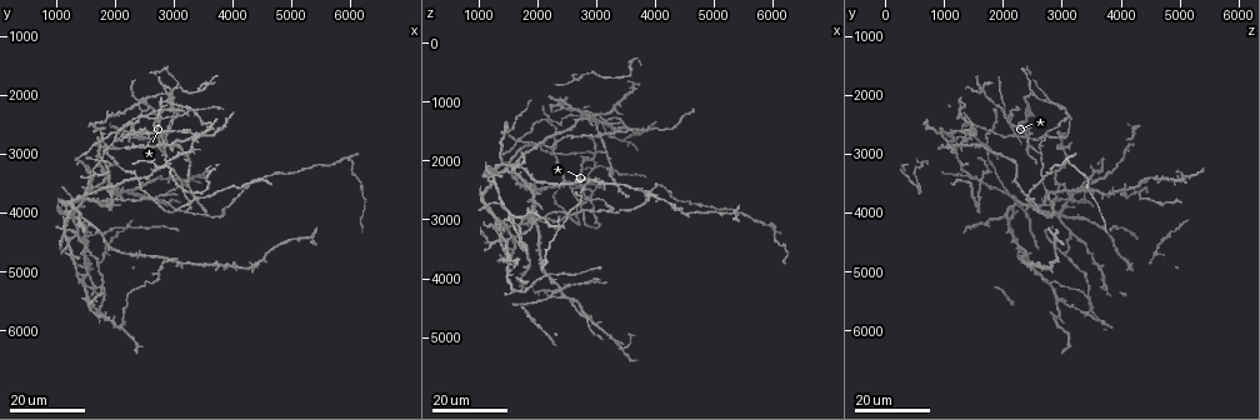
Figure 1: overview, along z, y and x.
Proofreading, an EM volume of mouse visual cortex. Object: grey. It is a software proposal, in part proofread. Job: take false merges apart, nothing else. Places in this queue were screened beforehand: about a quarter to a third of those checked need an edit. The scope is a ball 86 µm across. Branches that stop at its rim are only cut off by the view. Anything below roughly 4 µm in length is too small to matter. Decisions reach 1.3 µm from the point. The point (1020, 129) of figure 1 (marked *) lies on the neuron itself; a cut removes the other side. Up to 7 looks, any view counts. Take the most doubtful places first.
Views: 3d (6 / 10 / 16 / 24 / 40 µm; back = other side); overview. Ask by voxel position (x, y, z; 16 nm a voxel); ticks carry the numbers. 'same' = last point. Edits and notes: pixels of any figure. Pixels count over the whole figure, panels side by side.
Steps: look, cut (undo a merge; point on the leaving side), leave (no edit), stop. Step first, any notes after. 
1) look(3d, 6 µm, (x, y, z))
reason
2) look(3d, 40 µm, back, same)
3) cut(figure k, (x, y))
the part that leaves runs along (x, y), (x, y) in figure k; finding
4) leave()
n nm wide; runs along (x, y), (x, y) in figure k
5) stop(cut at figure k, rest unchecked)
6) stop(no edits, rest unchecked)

look(3d, 16 µm, (2750, 2450, 2100))
side arm on a straight run

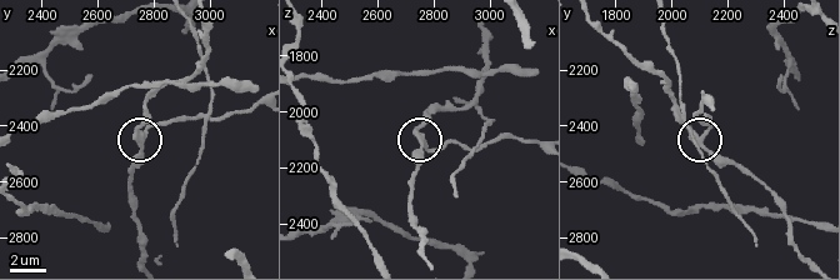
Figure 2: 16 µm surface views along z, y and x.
look(3d, 6 µm, (2770, 2430, 2110))

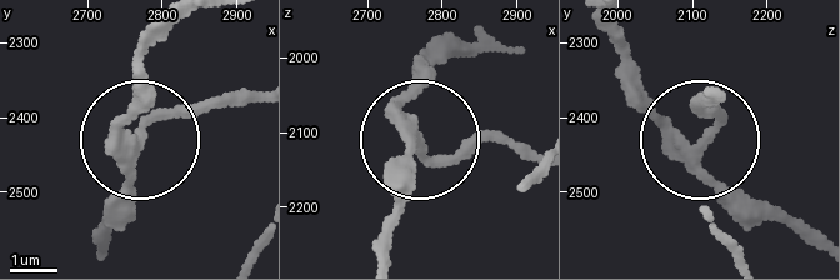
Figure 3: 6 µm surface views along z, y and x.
cut(figure 3, (176, 111))
250 nm wide; the part that leaves runs along (413, 136), (448, 160), (495, 136), (531, 153) in figure 3; two neurons meet here

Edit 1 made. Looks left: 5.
look(3d, 24 µm, (3250, 4050, 2850))
three arms meet

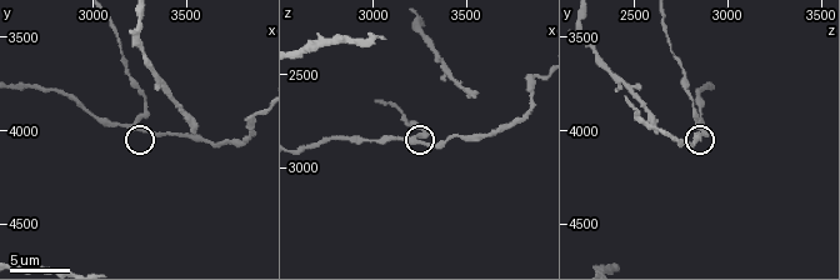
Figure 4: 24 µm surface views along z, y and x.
look(3d, 10 µm, (3220, 4000, 2840))

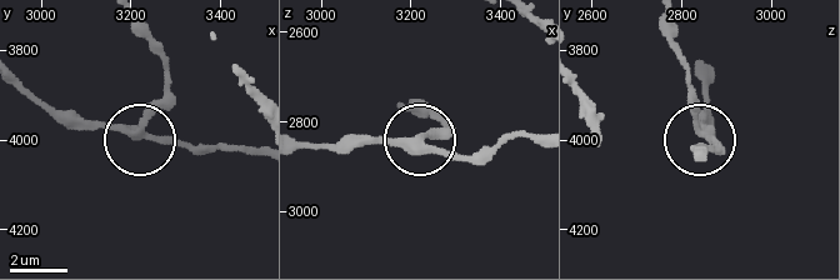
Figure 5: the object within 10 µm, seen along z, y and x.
leave()
runs along (665, 26), (686, 70), (695, 126), (715, 149) in figure 5; continuous, no second neuron

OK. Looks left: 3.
look(3d, 16 µm, (2800, 2950, 2650))
four-way junction

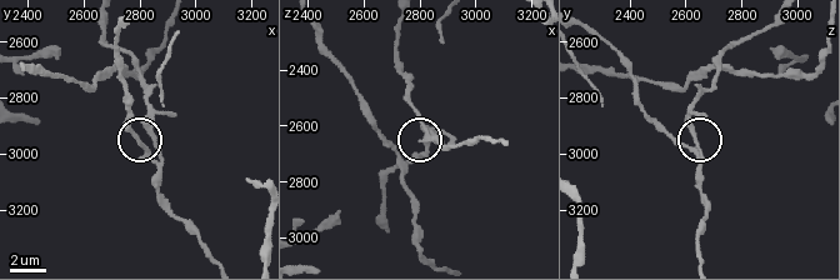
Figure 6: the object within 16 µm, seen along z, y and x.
look(3d, 6 µm, (2860, 2950, 2650))

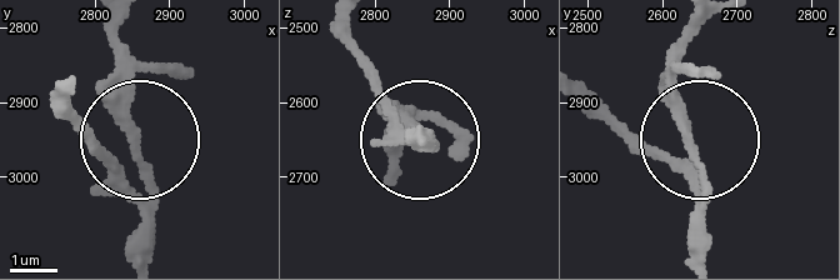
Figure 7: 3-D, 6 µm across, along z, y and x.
leave()
runs along (345, 20), (353, 56), (416, 139) in figure 7; all the same neuron

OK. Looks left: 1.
stop(cut at figure 3, rest unchecked)

